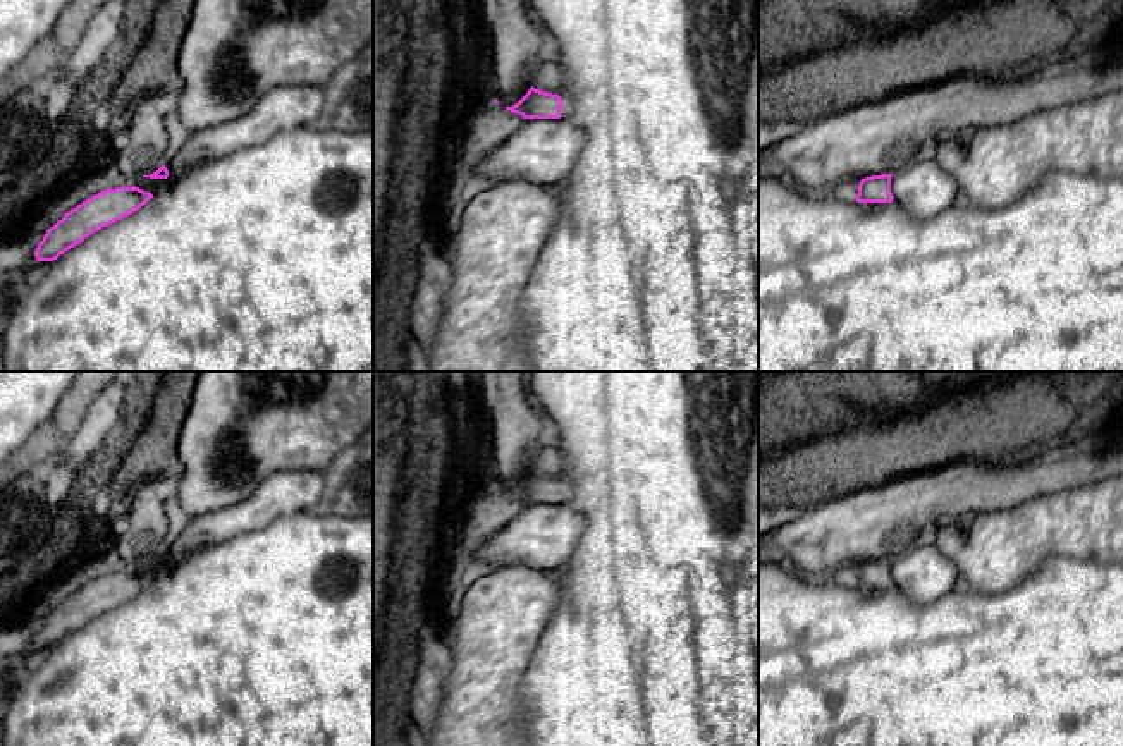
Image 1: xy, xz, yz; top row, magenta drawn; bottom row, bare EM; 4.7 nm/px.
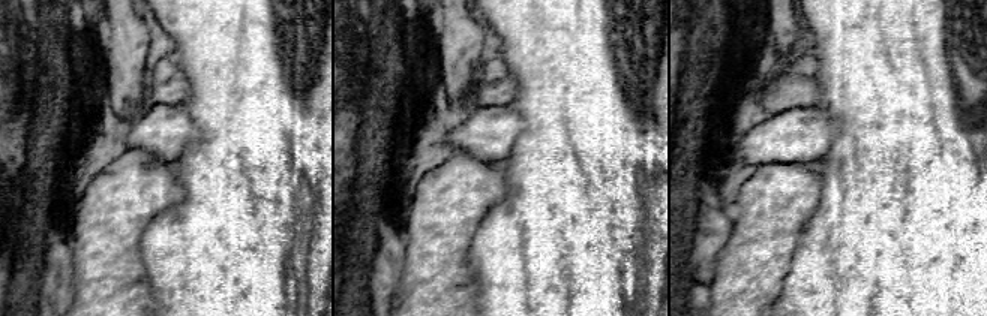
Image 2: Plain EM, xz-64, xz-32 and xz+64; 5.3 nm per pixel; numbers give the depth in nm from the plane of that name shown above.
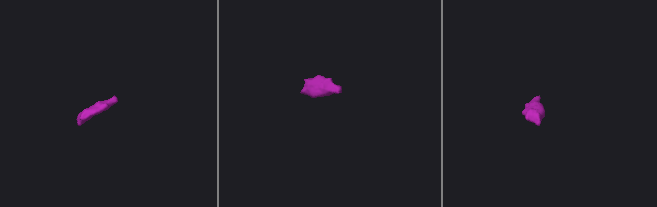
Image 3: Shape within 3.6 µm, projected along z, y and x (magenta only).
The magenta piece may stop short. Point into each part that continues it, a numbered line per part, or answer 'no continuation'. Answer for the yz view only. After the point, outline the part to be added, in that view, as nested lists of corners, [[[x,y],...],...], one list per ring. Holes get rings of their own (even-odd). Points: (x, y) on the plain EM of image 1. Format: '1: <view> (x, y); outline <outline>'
1: yz (846, 574); outline [[[848,564],[832,572],[836,583],[843,586],[856,586],[860,564]]]

